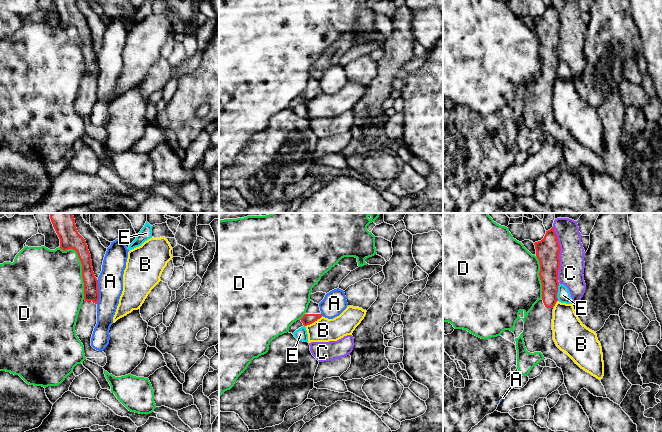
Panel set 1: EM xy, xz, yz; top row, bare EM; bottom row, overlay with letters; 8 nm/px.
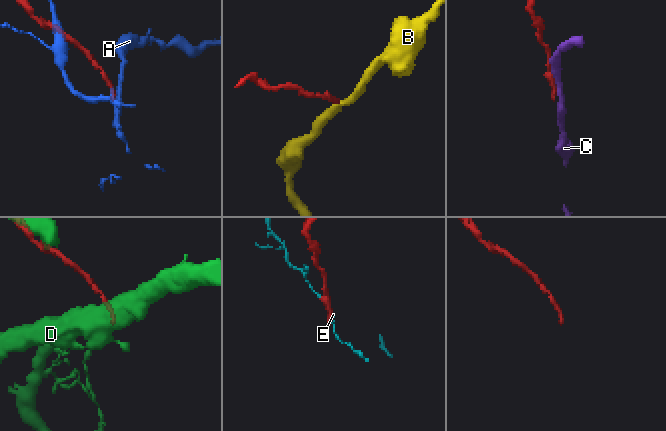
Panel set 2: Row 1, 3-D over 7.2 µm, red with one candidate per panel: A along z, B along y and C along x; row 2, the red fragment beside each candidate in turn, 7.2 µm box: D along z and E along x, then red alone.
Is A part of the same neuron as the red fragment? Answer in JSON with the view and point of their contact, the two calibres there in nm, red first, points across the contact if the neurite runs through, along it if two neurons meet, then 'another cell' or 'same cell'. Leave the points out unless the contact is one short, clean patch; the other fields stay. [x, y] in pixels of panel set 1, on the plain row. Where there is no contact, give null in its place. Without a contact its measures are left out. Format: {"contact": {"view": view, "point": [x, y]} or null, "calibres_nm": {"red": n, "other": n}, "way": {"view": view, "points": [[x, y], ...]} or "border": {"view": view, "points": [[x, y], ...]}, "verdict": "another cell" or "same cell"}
{"contact": {"view": "xy", "point": [98, 68]}, "calibres_nm": {"red": 130, "other": 200}, "border": {"view": "xy", "points": [[98, 56], [98, 77], [96, 79]]}, "verdict": "another cell"}

